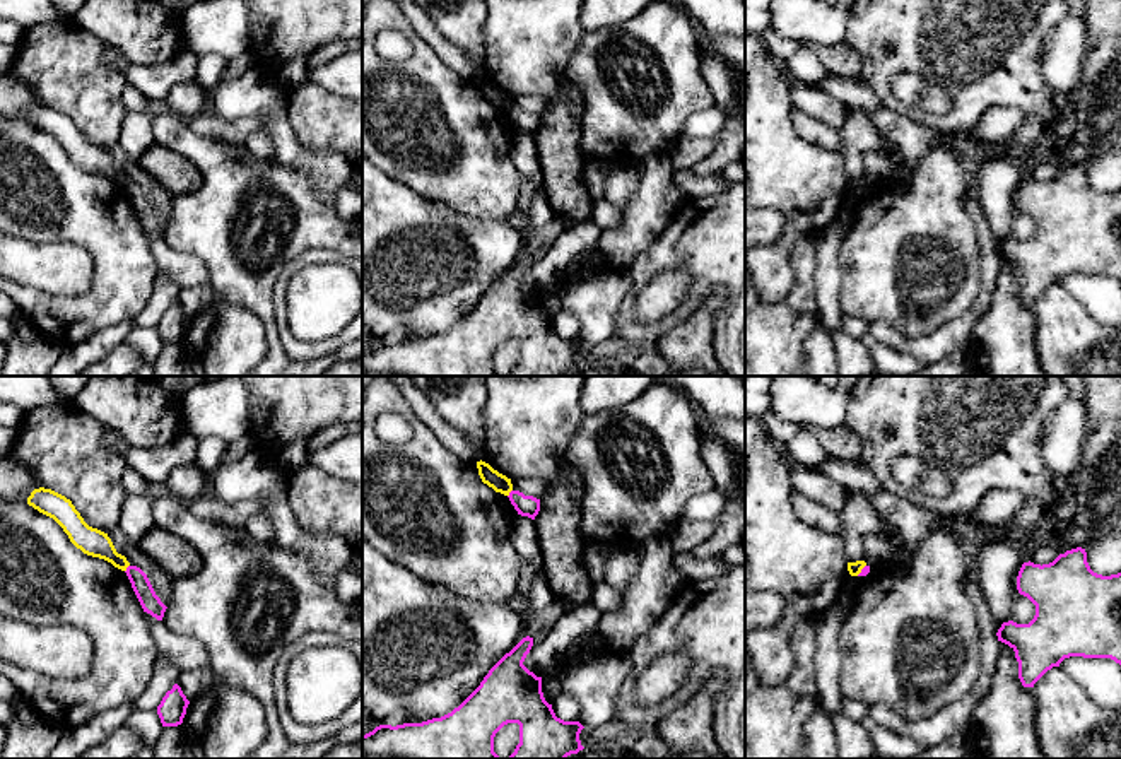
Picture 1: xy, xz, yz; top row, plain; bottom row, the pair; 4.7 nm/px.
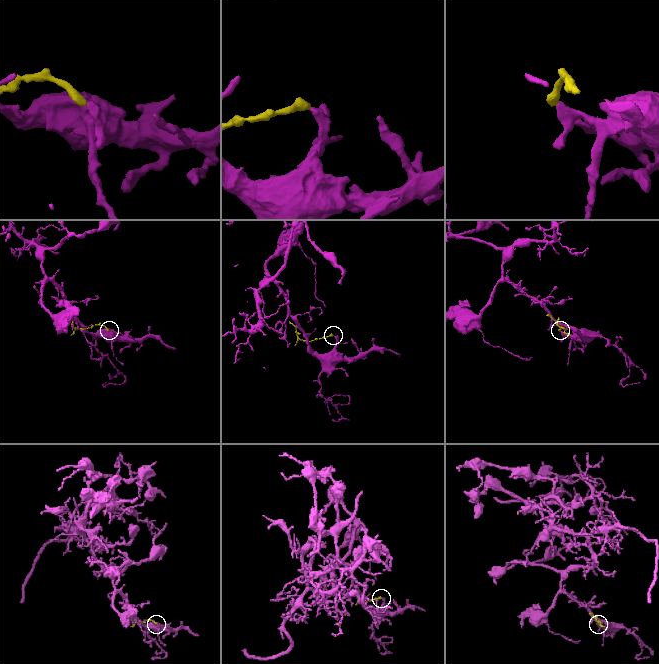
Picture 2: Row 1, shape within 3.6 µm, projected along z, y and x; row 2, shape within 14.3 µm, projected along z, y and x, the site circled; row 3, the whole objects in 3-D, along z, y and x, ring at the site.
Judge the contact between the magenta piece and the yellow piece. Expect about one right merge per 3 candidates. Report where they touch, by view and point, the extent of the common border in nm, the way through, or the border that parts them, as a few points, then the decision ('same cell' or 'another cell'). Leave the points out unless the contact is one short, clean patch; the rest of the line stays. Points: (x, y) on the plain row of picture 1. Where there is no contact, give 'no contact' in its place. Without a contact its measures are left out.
xy (127, 185) | 40 nm | along xy (129, 182), (125, 188) | another cell

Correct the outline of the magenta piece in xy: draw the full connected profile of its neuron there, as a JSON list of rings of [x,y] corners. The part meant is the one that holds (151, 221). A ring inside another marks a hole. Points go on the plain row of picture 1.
[[[128,183],[125,190],[132,200],[132,205],[133,205],[144,229],[150,231],[157,238],[162,238],[167,224],[156,212],[147,191],[137,183]]]

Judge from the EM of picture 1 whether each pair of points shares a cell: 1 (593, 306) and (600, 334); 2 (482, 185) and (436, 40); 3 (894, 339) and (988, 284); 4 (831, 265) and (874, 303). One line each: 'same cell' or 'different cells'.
1: same cell
2: different cells
3: same cell
4: different cells

